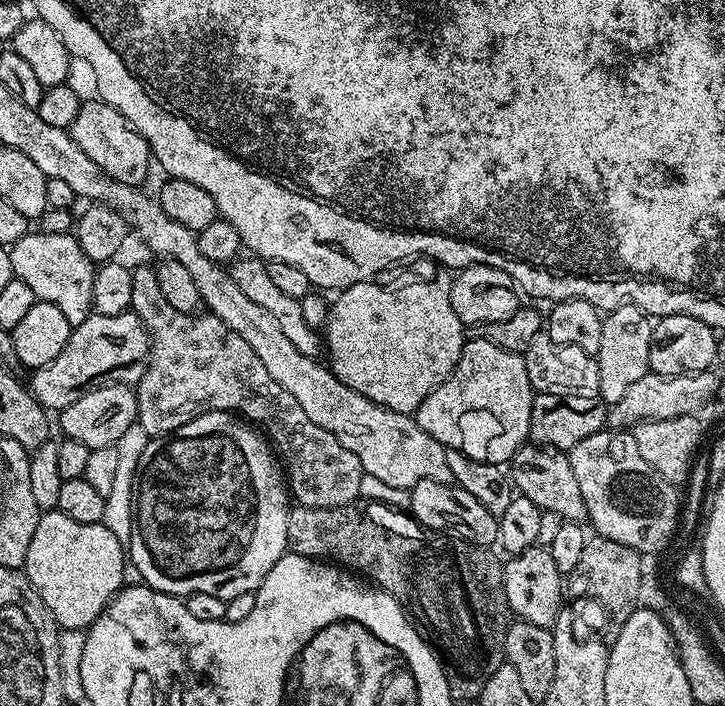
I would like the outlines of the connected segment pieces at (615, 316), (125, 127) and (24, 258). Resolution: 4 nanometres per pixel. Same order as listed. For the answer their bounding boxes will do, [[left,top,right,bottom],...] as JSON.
[[596,304,653,405],[70,98,154,185],[10,231,96,326]]

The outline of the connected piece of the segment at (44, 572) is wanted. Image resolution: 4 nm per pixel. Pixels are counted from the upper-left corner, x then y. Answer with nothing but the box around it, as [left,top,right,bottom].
[22,510,126,630]

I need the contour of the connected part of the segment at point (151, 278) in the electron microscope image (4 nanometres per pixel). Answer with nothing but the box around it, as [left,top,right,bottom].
[130,266,365,508]

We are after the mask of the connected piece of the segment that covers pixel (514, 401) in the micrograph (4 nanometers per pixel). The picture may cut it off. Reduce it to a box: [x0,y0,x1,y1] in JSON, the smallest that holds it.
[414,338,533,466]

